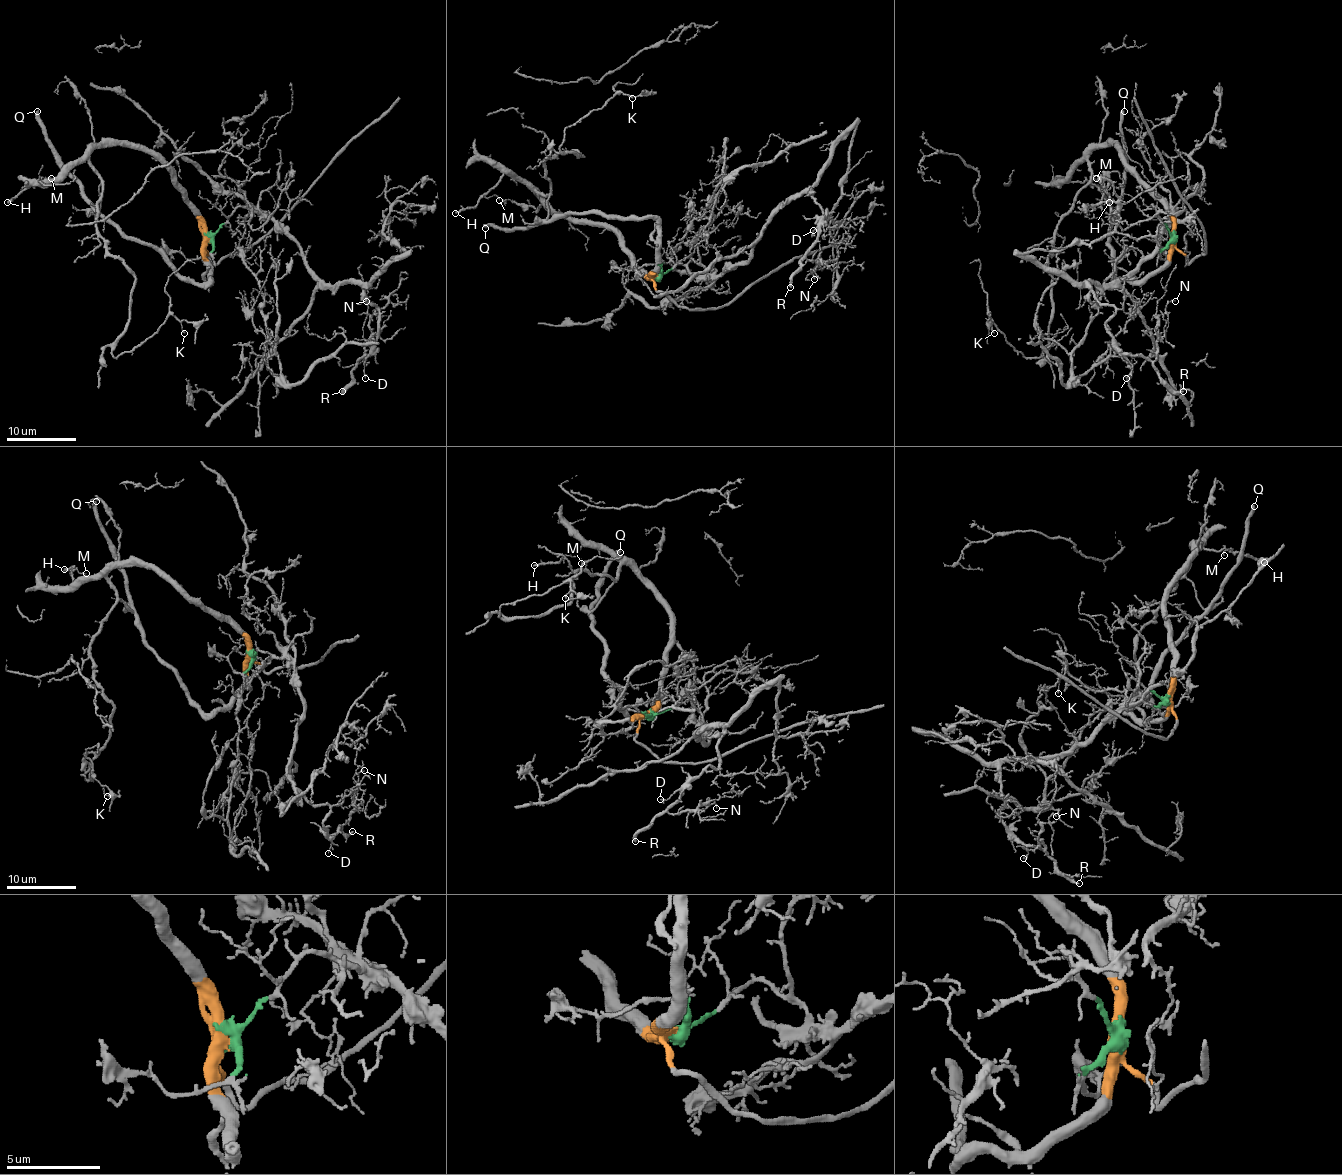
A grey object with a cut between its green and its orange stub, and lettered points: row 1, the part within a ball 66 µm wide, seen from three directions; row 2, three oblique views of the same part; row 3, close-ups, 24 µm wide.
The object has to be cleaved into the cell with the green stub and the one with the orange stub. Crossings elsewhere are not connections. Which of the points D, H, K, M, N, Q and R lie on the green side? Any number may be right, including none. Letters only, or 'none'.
D, N, R

